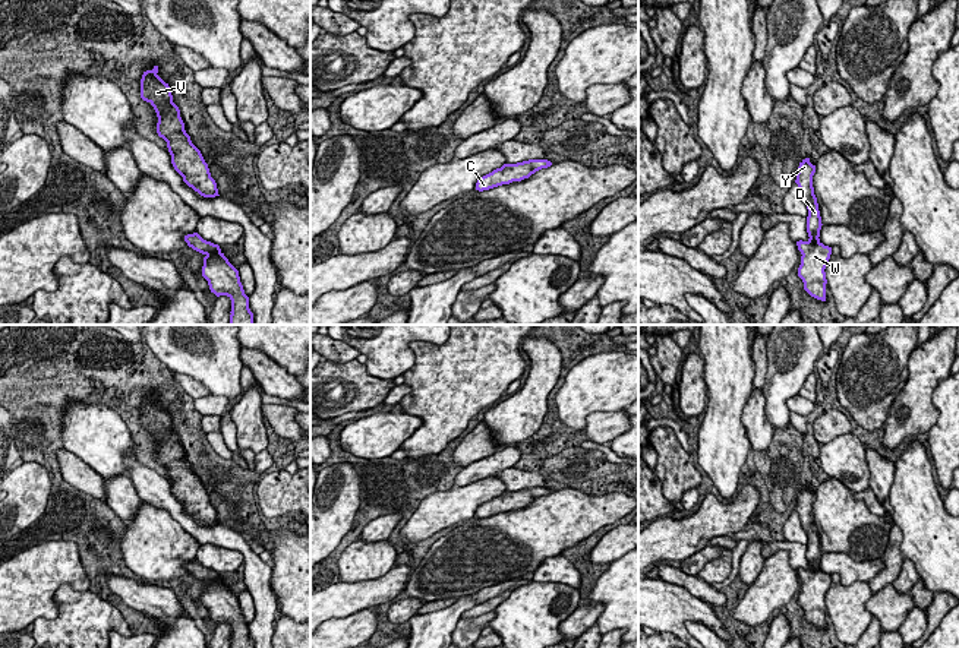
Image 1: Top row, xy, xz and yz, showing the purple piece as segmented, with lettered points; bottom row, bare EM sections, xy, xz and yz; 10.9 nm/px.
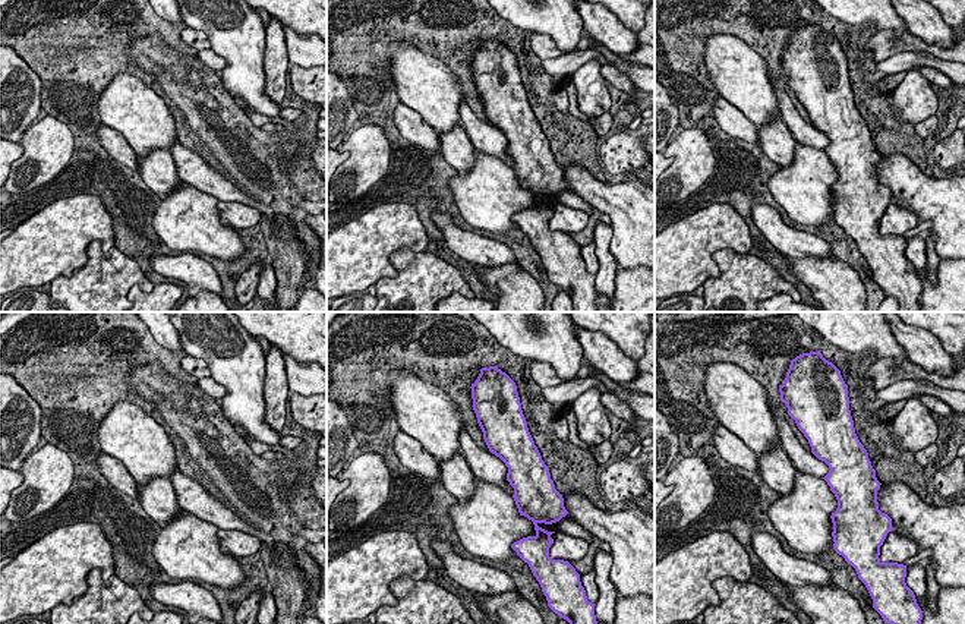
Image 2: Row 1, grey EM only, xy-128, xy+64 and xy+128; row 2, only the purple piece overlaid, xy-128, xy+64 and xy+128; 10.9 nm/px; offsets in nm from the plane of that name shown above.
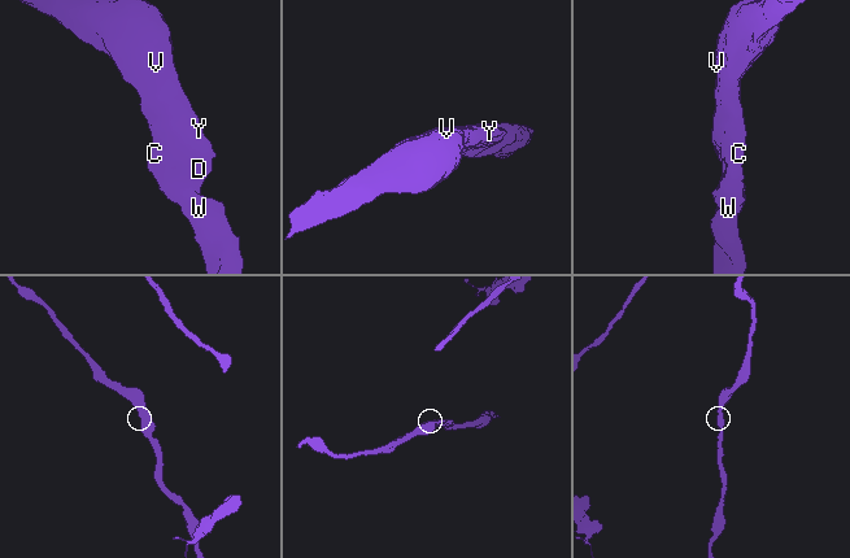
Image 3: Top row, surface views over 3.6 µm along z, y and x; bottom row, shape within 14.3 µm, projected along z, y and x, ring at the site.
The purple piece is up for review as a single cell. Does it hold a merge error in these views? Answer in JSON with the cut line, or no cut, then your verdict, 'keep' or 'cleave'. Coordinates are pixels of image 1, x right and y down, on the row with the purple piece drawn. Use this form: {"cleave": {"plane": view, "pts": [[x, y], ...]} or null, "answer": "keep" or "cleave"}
{"cleave": null, "answer": "keep"}

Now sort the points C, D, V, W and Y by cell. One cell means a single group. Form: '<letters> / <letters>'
C D V W Y

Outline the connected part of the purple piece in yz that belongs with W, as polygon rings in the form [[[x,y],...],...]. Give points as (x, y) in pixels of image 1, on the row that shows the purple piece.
[[[805,158],[799,162],[795,183],[799,187],[801,197],[808,209],[807,216],[807,241],[796,241],[801,252],[801,265],[798,268],[798,276],[804,282],[804,290],[814,298],[826,301],[826,265],[832,255],[832,247],[824,246],[820,241],[821,216],[818,211],[817,197],[813,187],[813,176],[816,165]]]

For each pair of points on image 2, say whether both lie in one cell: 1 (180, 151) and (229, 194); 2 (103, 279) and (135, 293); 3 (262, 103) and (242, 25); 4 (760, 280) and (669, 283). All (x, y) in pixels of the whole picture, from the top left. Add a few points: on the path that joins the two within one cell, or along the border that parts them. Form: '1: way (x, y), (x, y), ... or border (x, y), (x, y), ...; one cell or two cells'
1: way (191, 163), (217, 185); one cell
2: border (154, 286), (148, 292), (132, 286), (126, 296); two cells
3: way (249, 84), (245, 78), (242, 44); one cell
4: border (718, 249), (712, 260), (719, 274), (702, 284); two cells

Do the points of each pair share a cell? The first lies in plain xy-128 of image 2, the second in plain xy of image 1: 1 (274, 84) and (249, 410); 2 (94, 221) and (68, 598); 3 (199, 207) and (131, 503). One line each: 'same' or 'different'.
1: same
2: different
3: same

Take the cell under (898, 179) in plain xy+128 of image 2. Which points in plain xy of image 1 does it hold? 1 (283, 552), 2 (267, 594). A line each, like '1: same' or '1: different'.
1: same
2: different

